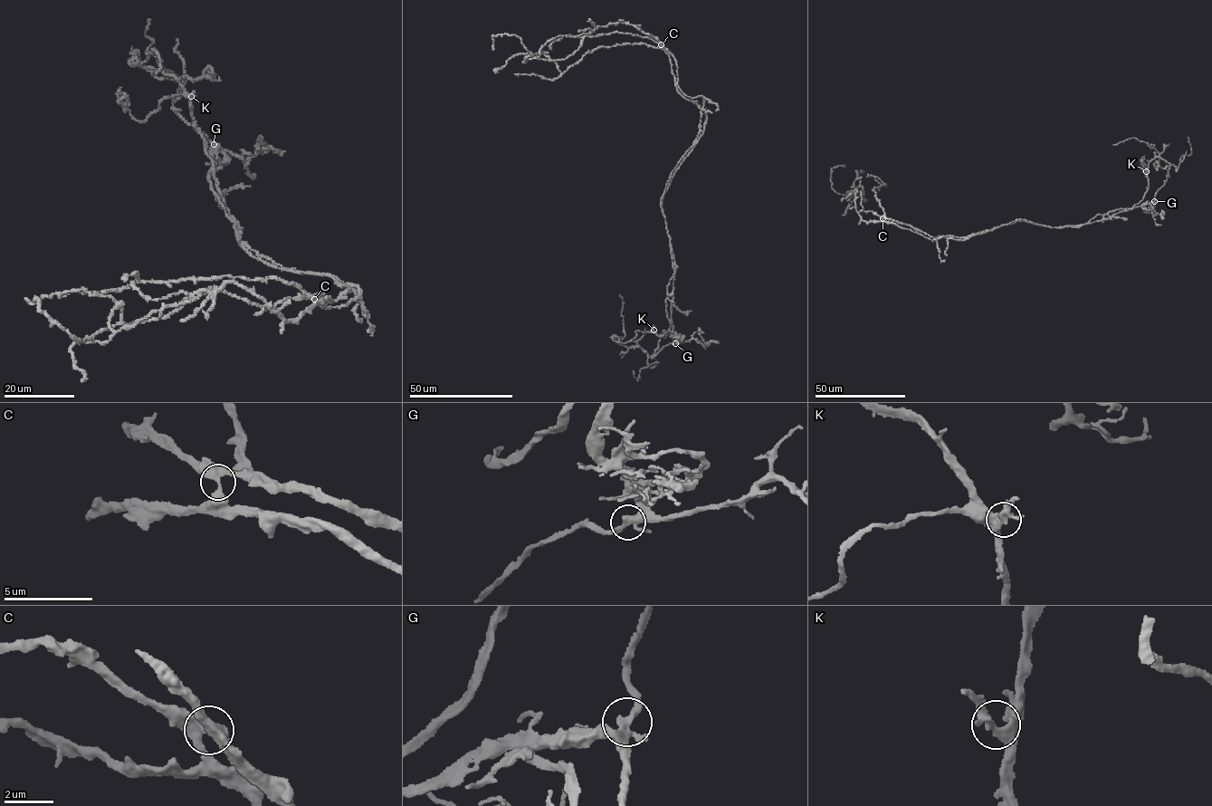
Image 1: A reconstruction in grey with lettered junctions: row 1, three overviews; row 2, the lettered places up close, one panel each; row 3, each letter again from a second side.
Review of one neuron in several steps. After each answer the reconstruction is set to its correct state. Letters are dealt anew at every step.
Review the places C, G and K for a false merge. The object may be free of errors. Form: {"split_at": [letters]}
{"split_at": ["C"]}

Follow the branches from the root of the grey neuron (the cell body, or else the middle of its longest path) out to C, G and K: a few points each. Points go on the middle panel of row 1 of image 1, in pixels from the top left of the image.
C: (692, 148), (702, 134), (706, 115), (678, 91), (670, 57), (661, 44)
G: (692, 148), (676, 171), (661, 204), (670, 238), (674, 273), (671, 320), (675, 343)
K: (692, 148), (676, 171), (661, 204), (670, 238), (674, 279), (671, 327), (661, 336), (653, 330)

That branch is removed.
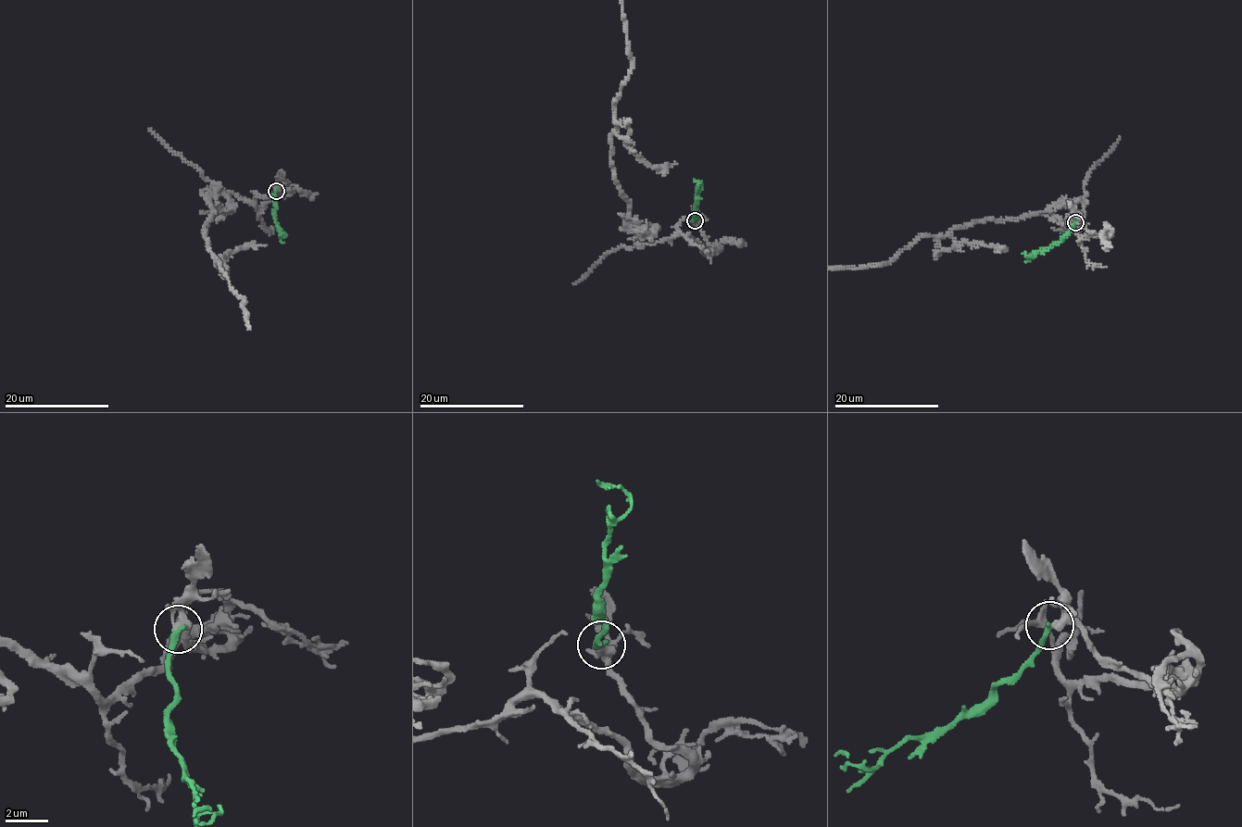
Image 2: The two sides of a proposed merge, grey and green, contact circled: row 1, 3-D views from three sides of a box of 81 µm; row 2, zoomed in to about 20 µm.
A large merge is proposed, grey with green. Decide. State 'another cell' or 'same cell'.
same cell

